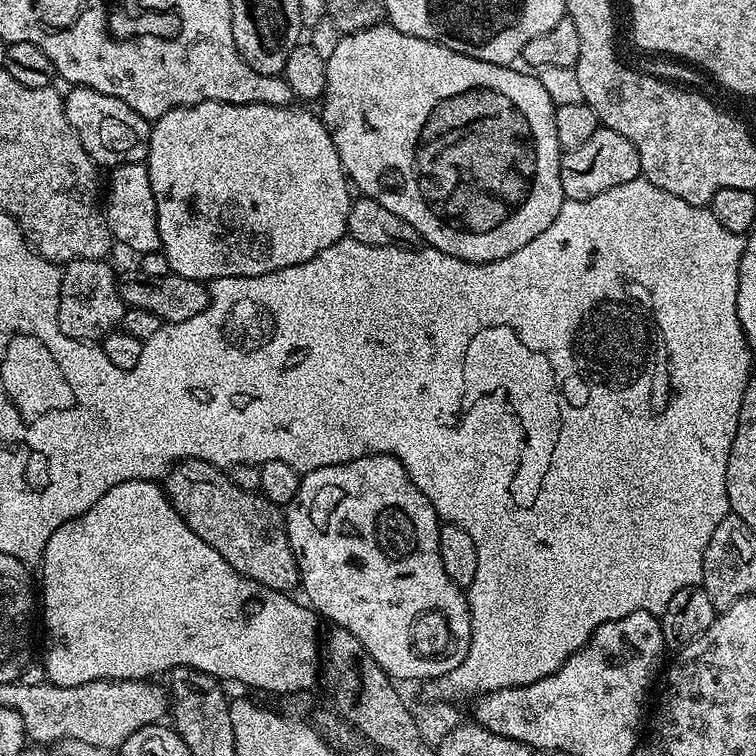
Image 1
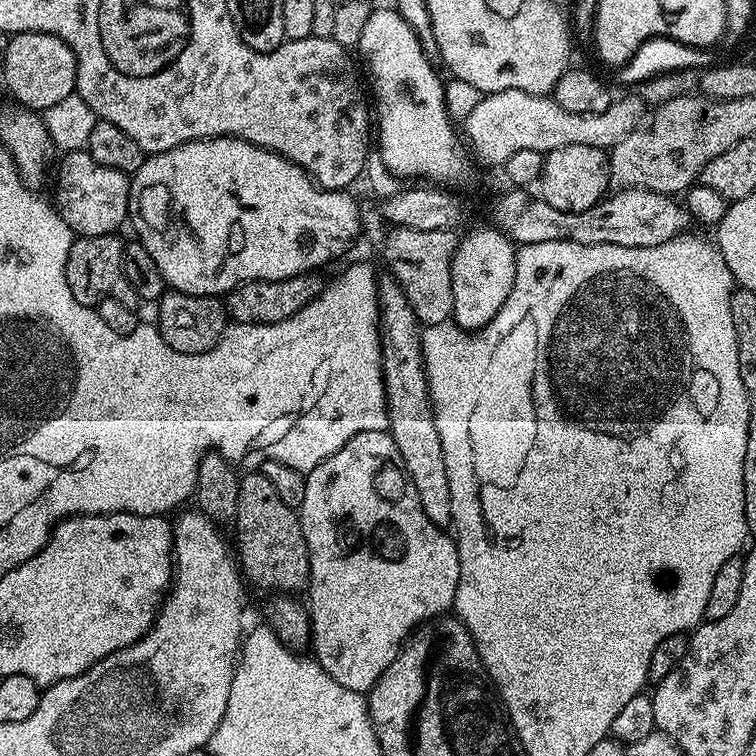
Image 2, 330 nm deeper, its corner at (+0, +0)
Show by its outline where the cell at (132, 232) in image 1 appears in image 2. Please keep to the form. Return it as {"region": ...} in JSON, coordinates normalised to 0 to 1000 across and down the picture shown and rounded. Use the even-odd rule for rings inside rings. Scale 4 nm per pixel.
{"region":[[[115,198],[91,200],[85,209],[74,228],[71,274],[87,294],[87,299],[93,299],[93,304],[101,312],[147,312],[157,308],[159,295],[169,291],[171,234],[156,225],[146,225],[146,220],[135,220],[135,214],[124,214]]]}

